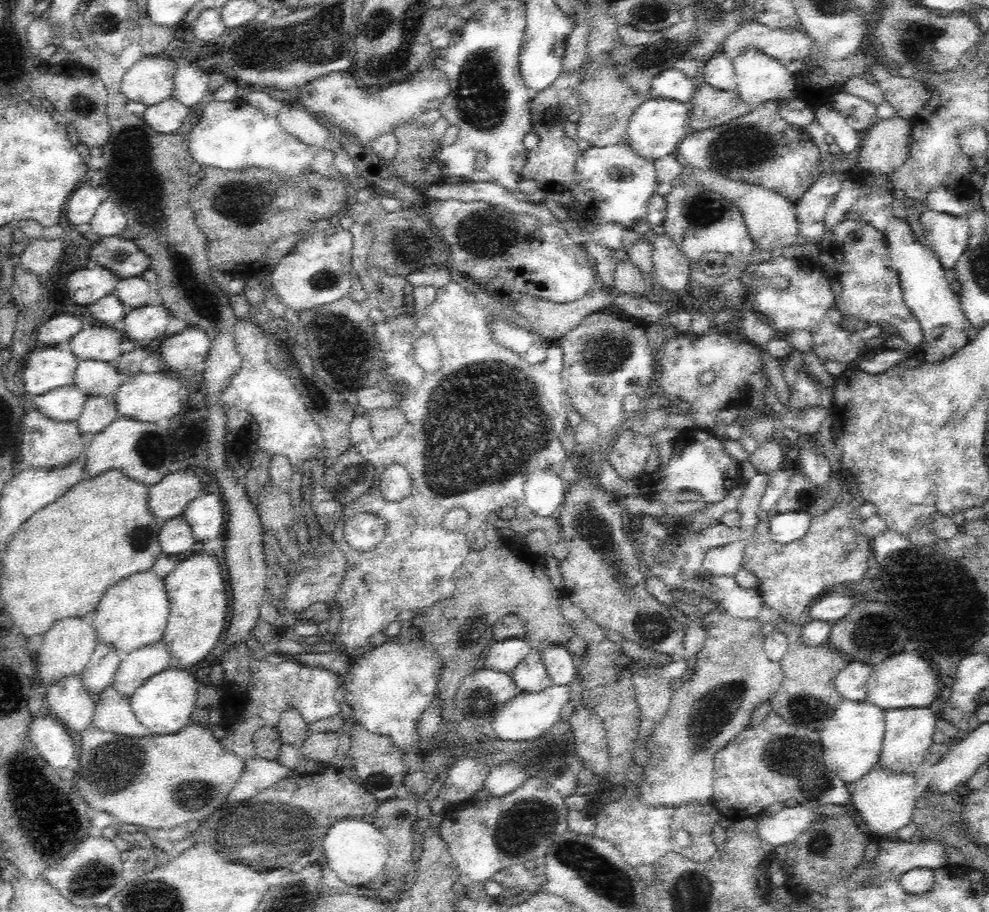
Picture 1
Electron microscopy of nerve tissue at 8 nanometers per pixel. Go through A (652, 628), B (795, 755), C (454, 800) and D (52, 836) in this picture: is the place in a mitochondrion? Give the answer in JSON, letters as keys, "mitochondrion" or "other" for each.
{"A":"mitochondrion","B":"mitochondrion","C":"other","D":"mitochondrion"}

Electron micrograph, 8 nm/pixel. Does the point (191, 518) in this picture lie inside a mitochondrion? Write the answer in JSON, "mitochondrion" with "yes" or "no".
{"mitochondrion":"no"}

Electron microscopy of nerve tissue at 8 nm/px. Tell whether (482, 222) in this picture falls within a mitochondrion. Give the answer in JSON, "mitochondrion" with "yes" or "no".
{"mitochondrion":"no"}

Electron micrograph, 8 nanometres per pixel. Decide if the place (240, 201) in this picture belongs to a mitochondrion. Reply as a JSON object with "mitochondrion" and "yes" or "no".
{"mitochondrion":"yes"}

